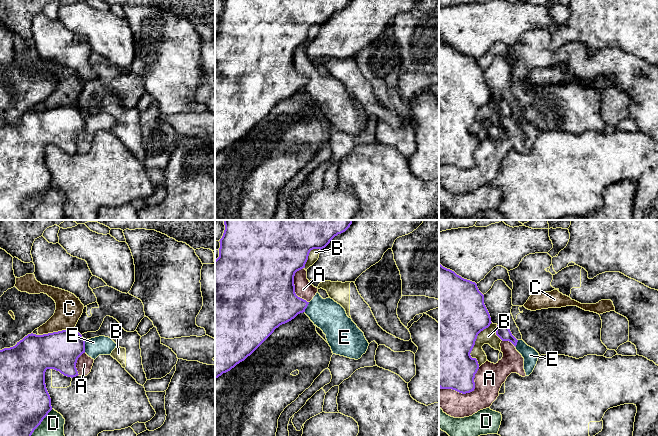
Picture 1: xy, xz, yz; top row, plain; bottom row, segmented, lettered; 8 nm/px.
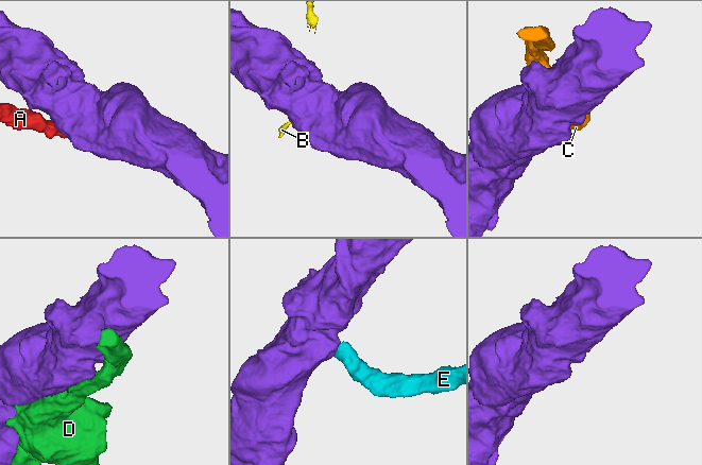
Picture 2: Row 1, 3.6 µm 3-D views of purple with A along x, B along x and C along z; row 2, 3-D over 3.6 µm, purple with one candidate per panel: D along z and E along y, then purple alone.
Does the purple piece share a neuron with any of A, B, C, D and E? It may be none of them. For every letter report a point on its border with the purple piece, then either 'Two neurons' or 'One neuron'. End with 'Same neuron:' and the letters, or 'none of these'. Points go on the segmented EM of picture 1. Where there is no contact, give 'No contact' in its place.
A: Touches purple at yz (467, 392). Two neurons
B: Touches purple at yz (474, 344). Two neurons
C: Touches purple at xy (56, 332). Two neurons
D: Touches purple at xy (41, 421). Two neurons
E: Touches purple at xy (84, 346). Two neurons
Same neuron: none of these

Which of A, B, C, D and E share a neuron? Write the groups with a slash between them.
A E / B / C / D

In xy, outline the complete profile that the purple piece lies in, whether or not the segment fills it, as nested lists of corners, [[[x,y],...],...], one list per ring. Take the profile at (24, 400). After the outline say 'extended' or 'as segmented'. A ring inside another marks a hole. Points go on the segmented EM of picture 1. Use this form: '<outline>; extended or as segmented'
[[[75,329],[36,335],[28,334],[10,348],[0,350],[0,436],[31,436],[52,410],[51,398],[45,384],[45,372],[54,369],[67,377],[78,376],[76,363],[85,353],[85,339]]]; as segmented

